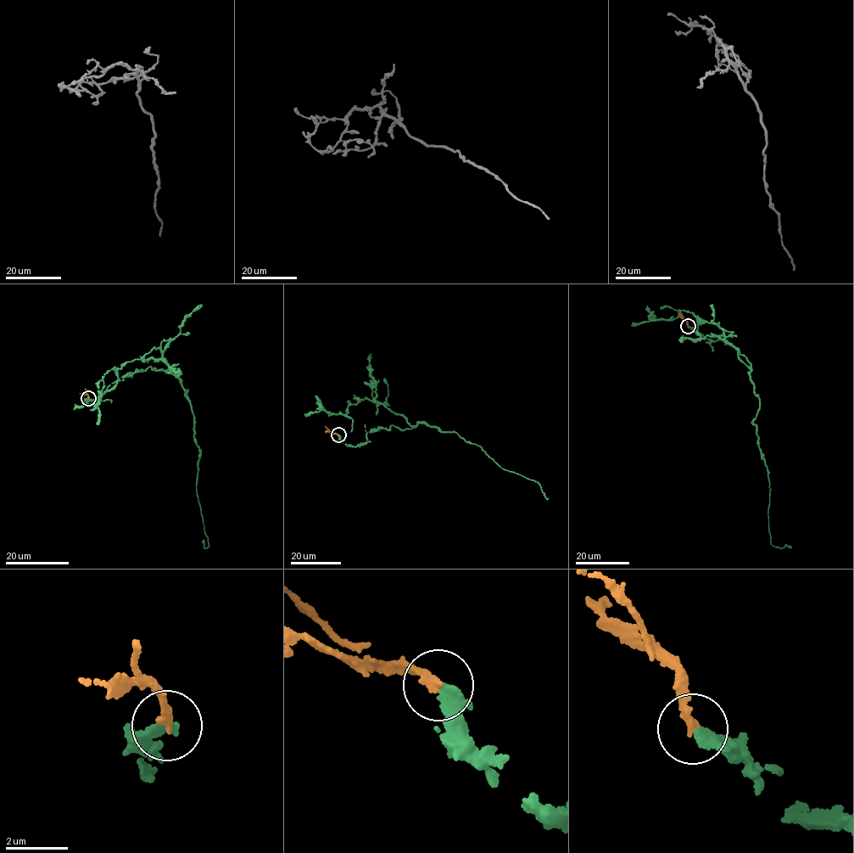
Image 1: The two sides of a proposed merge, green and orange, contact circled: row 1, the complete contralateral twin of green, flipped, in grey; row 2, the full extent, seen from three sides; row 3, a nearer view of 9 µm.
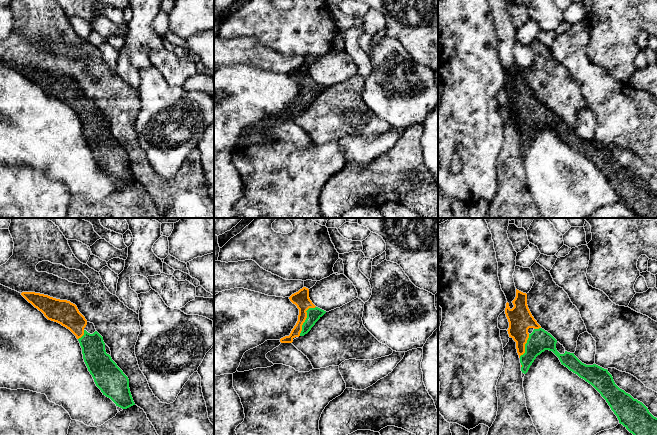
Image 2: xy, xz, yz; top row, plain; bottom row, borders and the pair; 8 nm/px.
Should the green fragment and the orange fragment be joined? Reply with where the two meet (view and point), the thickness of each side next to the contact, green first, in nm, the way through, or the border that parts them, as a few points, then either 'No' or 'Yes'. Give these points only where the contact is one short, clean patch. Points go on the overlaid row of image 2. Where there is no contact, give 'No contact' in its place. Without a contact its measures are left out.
Touches green at xz (306, 319). Thickness 110 nm (green) against 130 nm. Path across: xz (313, 314), (306, 319), (306, 307), (301, 299). Yes

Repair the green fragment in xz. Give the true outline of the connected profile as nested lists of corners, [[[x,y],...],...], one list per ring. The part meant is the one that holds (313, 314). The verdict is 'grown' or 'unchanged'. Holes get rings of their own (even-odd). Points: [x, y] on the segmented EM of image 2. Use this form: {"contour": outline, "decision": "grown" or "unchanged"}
{"contour": [[[303,287],[289,297],[299,309],[298,321],[289,336],[280,339],[281,343],[292,343],[295,337],[307,334],[315,323],[326,313],[316,307],[309,298],[309,289]]], "decision": "grown"}

